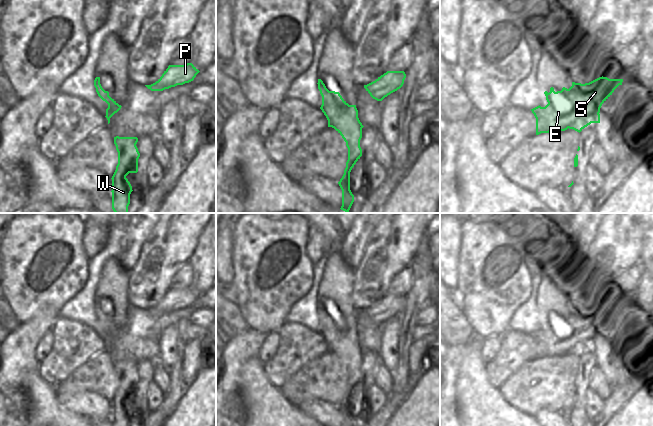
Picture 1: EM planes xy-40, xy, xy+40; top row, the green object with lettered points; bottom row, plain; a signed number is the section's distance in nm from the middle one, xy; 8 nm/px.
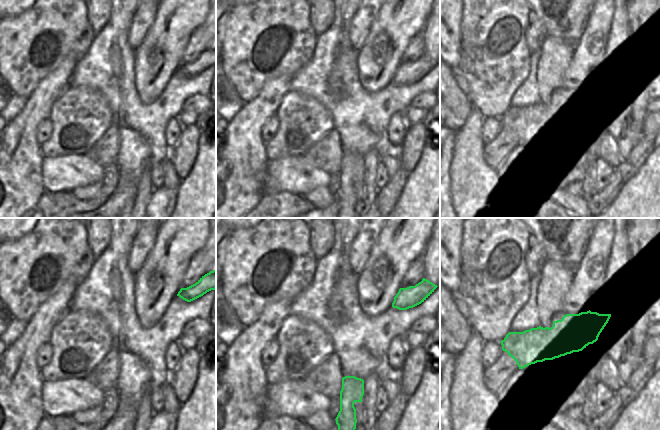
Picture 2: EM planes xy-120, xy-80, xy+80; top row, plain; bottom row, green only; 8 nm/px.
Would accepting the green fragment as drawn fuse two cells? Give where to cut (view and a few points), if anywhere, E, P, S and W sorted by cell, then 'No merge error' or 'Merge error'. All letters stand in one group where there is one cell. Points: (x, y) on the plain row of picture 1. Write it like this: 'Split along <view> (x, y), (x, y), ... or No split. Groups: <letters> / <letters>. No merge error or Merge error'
Split along xy (339, 319), (338, 326), (344, 337), (342, 344), (332, 351). Groups: E P S / W. Merge error

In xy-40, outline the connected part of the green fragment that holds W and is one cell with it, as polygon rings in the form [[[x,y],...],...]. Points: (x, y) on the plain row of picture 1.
[[[114,361],[118,376],[118,388],[112,400],[112,426],[130,426],[132,410],[126,400],[138,396],[140,377],[136,370],[137,361]]]

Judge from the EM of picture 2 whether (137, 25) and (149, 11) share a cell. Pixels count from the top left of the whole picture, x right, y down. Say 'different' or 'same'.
same

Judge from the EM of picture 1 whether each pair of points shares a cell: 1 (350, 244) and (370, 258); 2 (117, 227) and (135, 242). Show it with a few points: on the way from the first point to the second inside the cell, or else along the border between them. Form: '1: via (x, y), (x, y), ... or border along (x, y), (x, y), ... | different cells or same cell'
1: border along (373, 231), (364, 248), (362, 259), (354, 269) | different cells
2: border along (129, 223), (119, 257) | different cells

